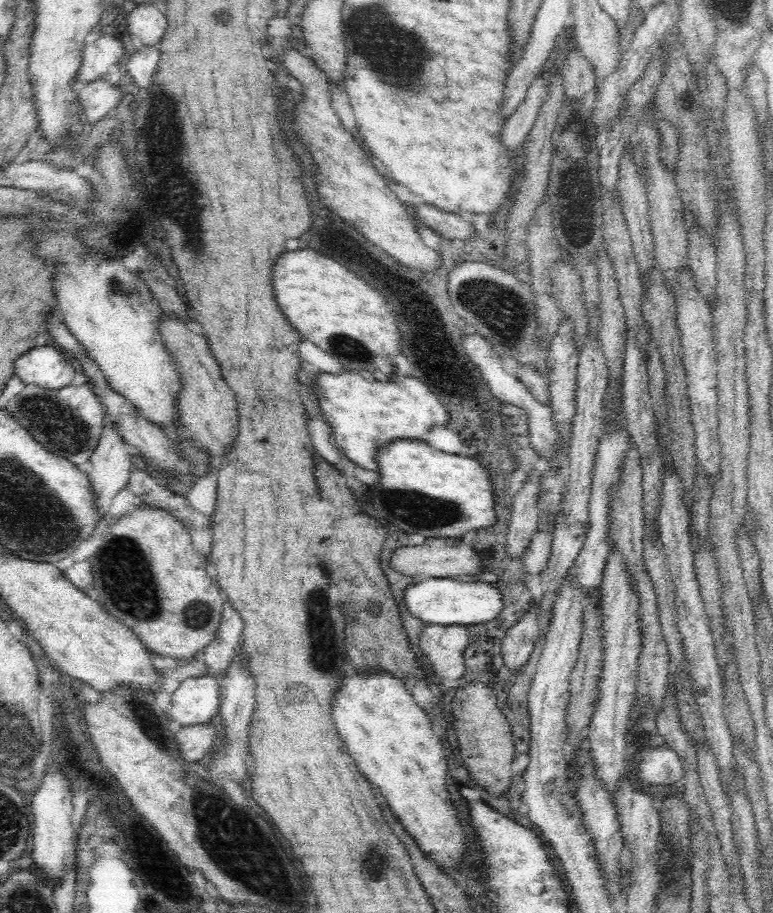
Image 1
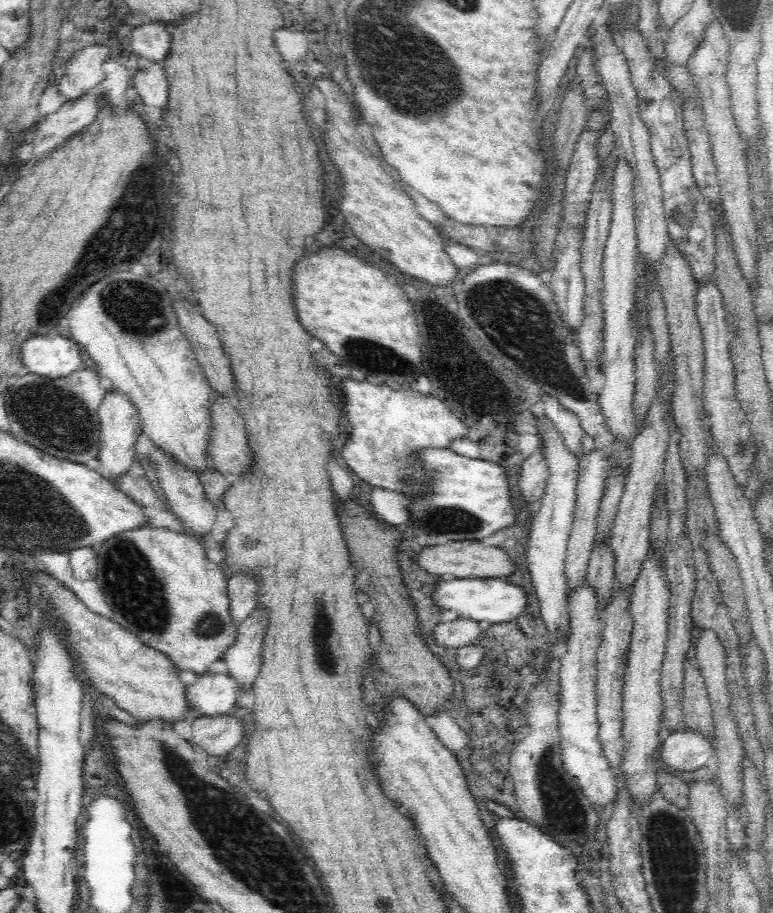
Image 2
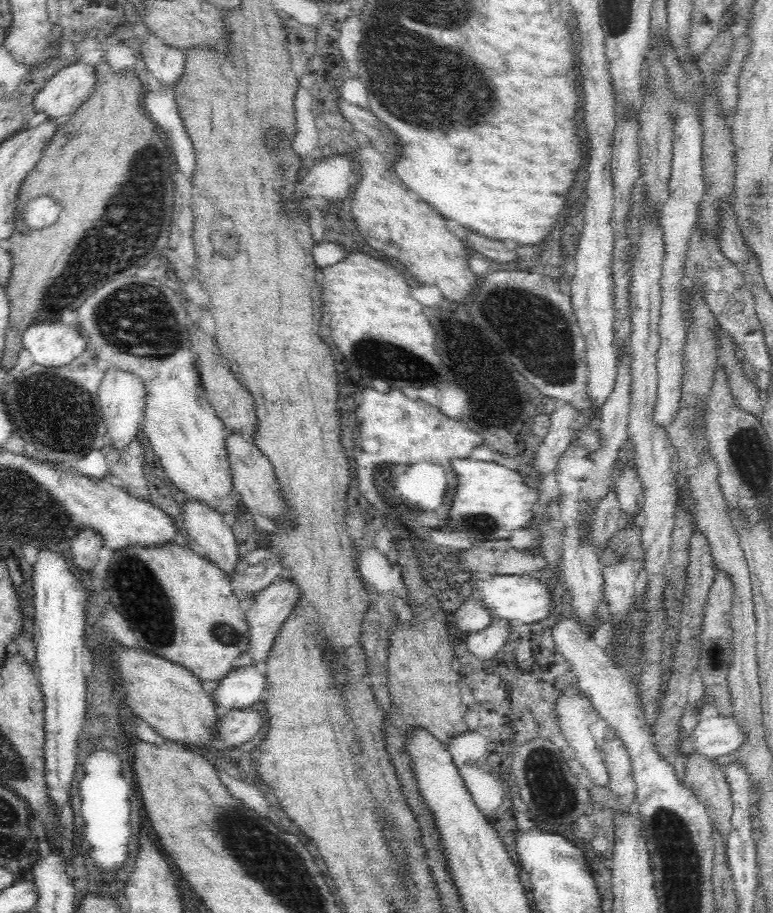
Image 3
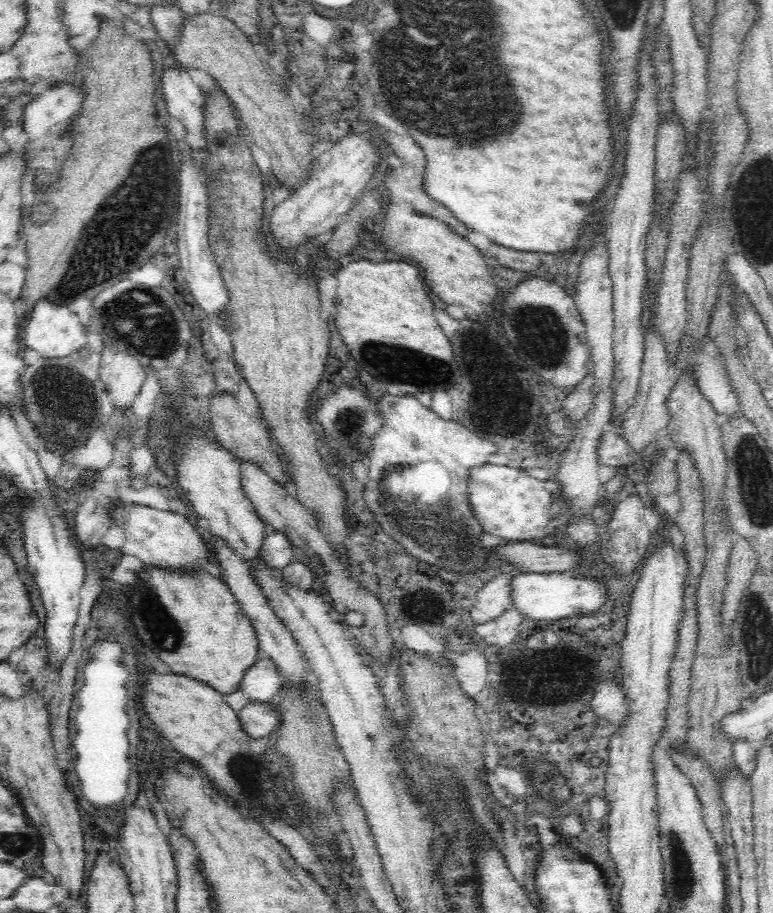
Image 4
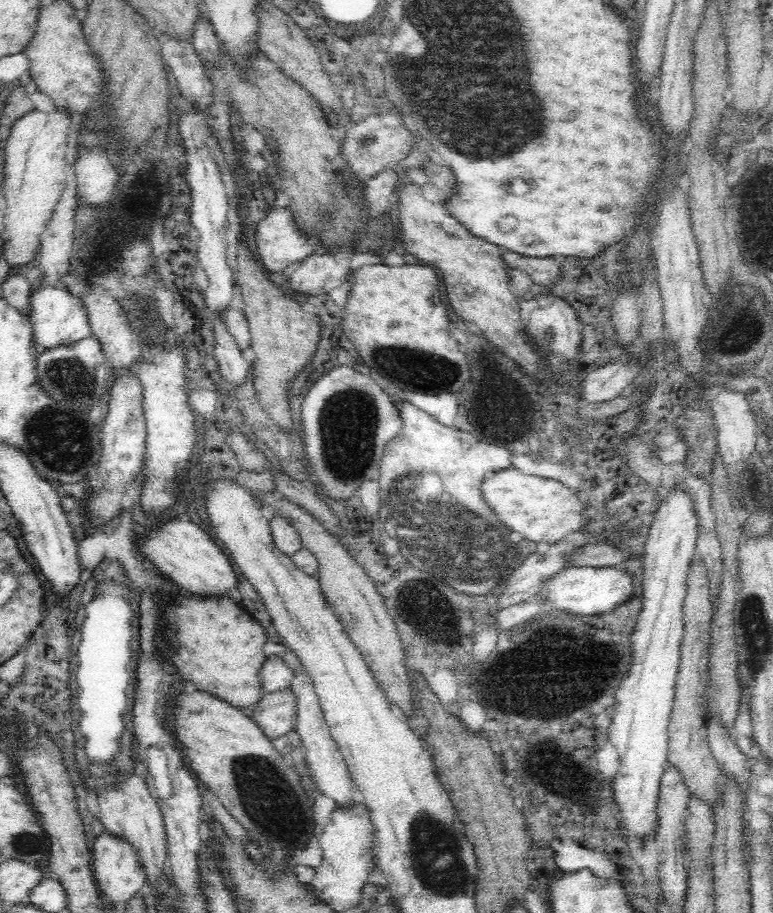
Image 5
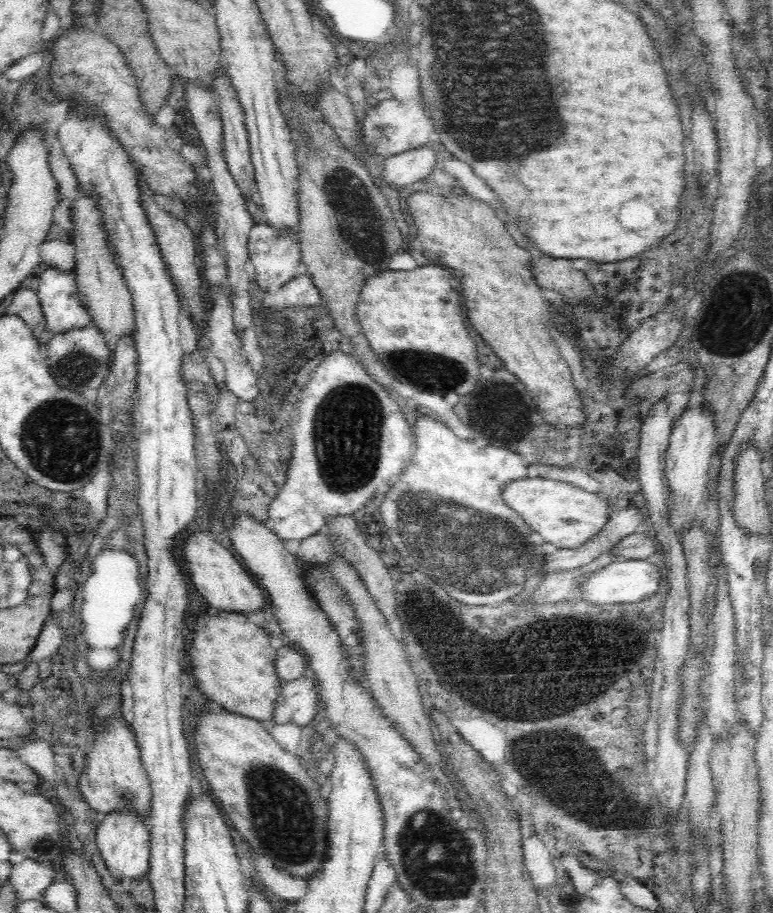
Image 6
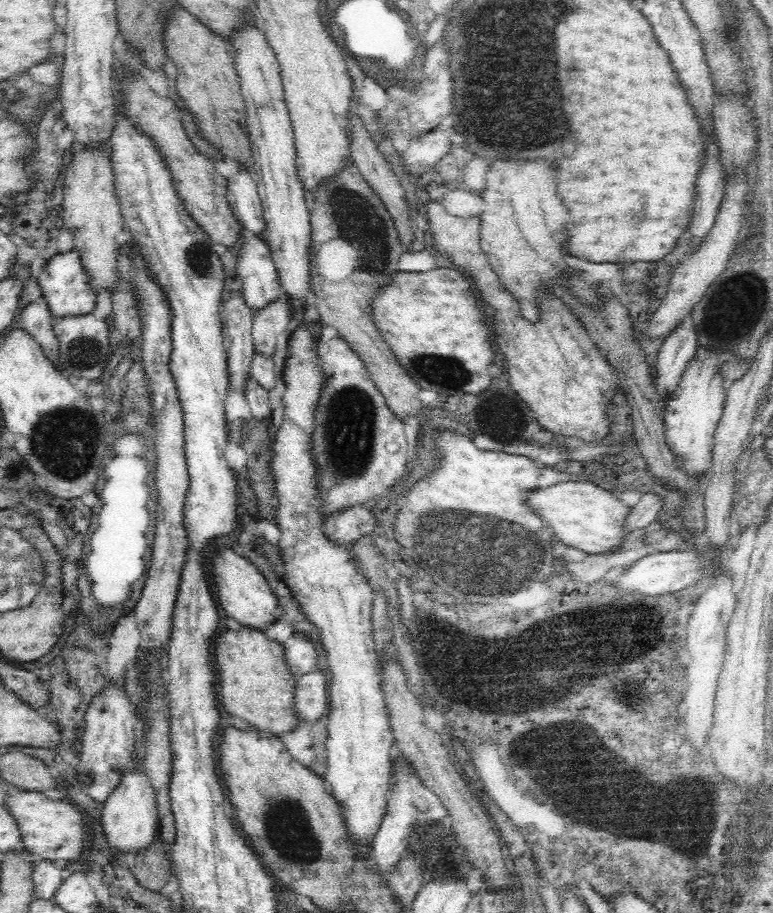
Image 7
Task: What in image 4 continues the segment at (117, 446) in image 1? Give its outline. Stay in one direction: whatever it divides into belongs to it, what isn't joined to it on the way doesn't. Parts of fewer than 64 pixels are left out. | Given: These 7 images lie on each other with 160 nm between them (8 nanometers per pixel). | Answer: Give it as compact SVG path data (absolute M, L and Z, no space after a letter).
M104 348L101 355L99 377L106 388L113 409L118 409L124 414L124 412L132 410L134 402L143 387L146 374L142 366L130 354L112 348Z

